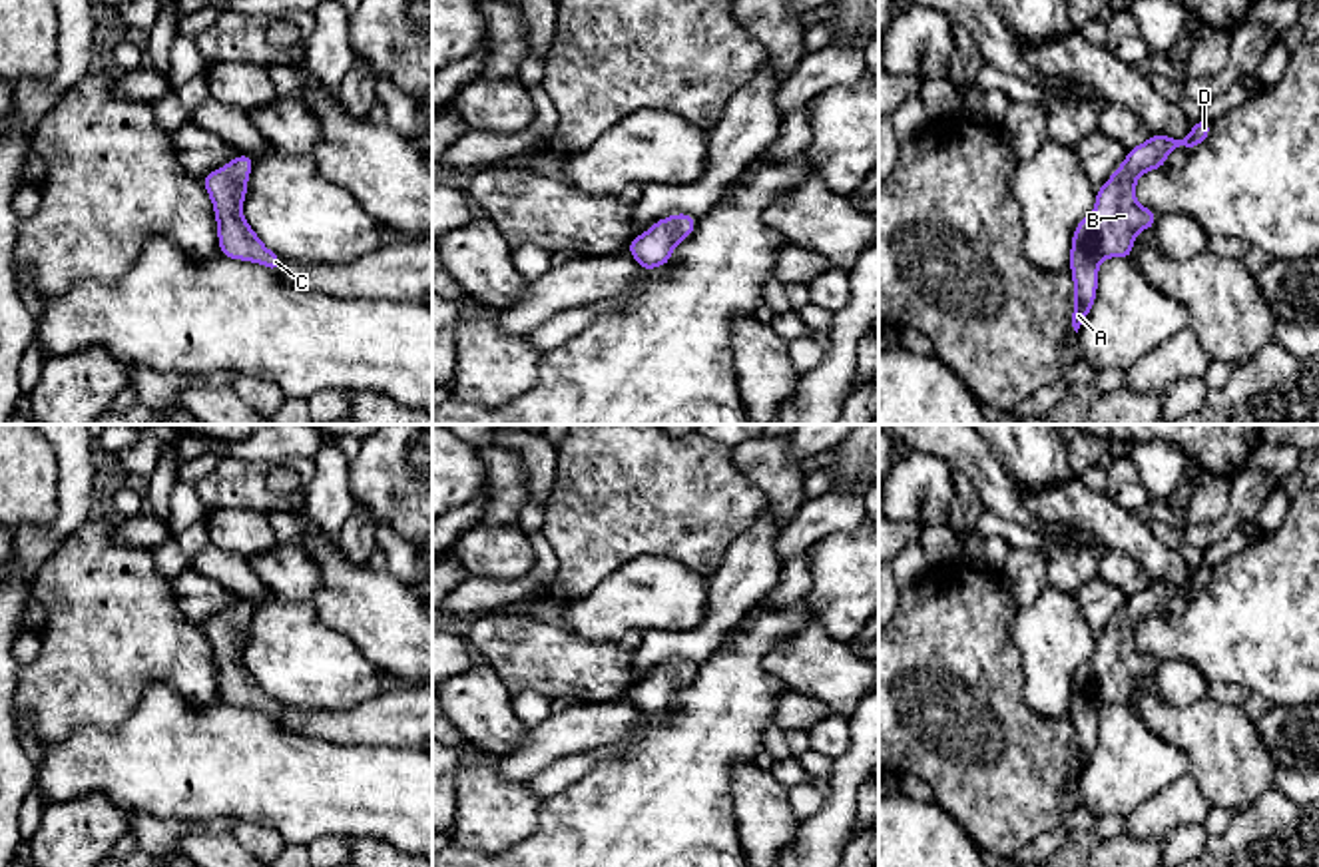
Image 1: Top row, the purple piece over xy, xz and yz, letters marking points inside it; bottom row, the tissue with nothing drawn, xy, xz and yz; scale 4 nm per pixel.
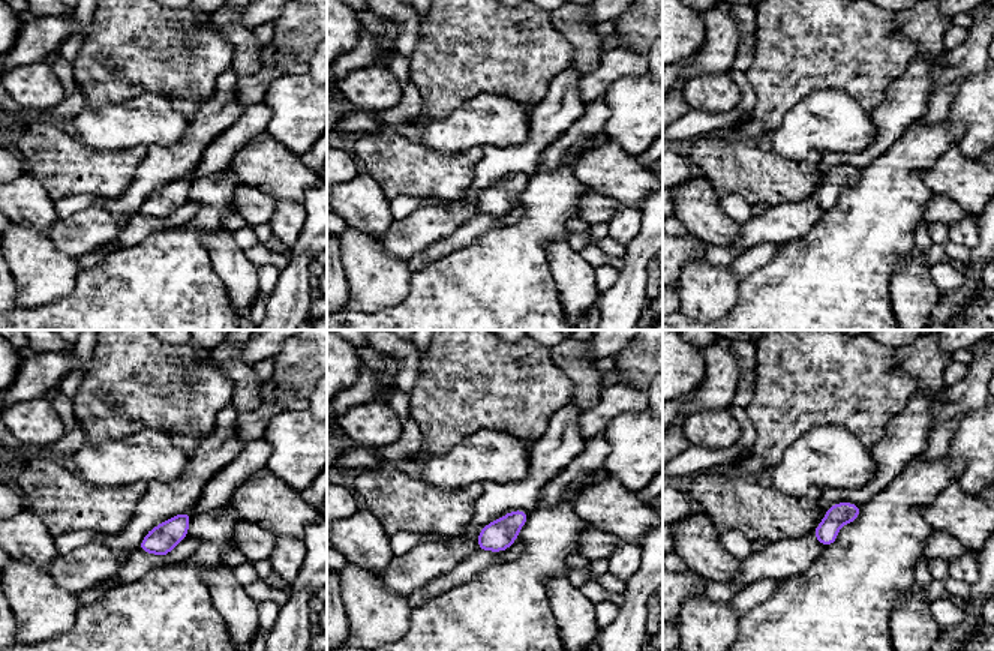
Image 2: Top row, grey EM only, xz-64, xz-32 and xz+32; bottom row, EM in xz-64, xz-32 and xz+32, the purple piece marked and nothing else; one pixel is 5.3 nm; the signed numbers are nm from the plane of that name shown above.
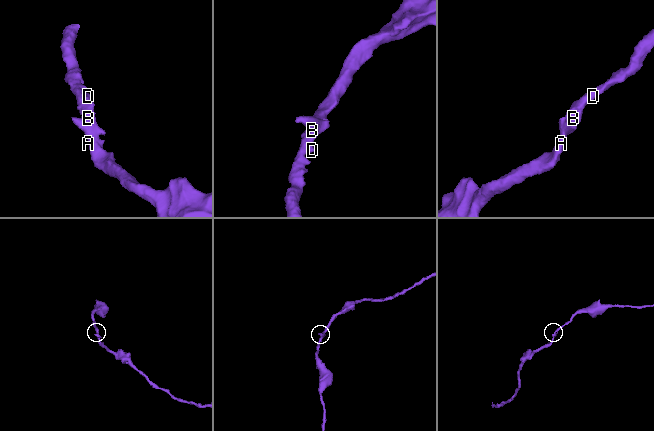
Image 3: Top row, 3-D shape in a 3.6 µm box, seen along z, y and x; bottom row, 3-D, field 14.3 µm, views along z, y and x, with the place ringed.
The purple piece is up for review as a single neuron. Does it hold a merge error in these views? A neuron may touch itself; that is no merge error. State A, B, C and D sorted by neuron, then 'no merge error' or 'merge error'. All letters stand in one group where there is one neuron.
groups A B C D; no merge error

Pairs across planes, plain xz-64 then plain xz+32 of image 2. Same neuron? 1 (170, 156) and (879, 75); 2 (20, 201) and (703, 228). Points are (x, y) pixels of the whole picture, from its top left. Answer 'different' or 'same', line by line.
1: different
2: same

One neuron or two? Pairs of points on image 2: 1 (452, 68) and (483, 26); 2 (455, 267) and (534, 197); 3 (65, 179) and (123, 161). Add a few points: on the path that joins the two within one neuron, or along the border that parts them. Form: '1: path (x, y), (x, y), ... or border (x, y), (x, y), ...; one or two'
1: path (461, 57), (473, 45), (473, 36); one
2: path (480, 267), (485, 267), (529, 222); one
3: path (80, 173), (108, 173); one

